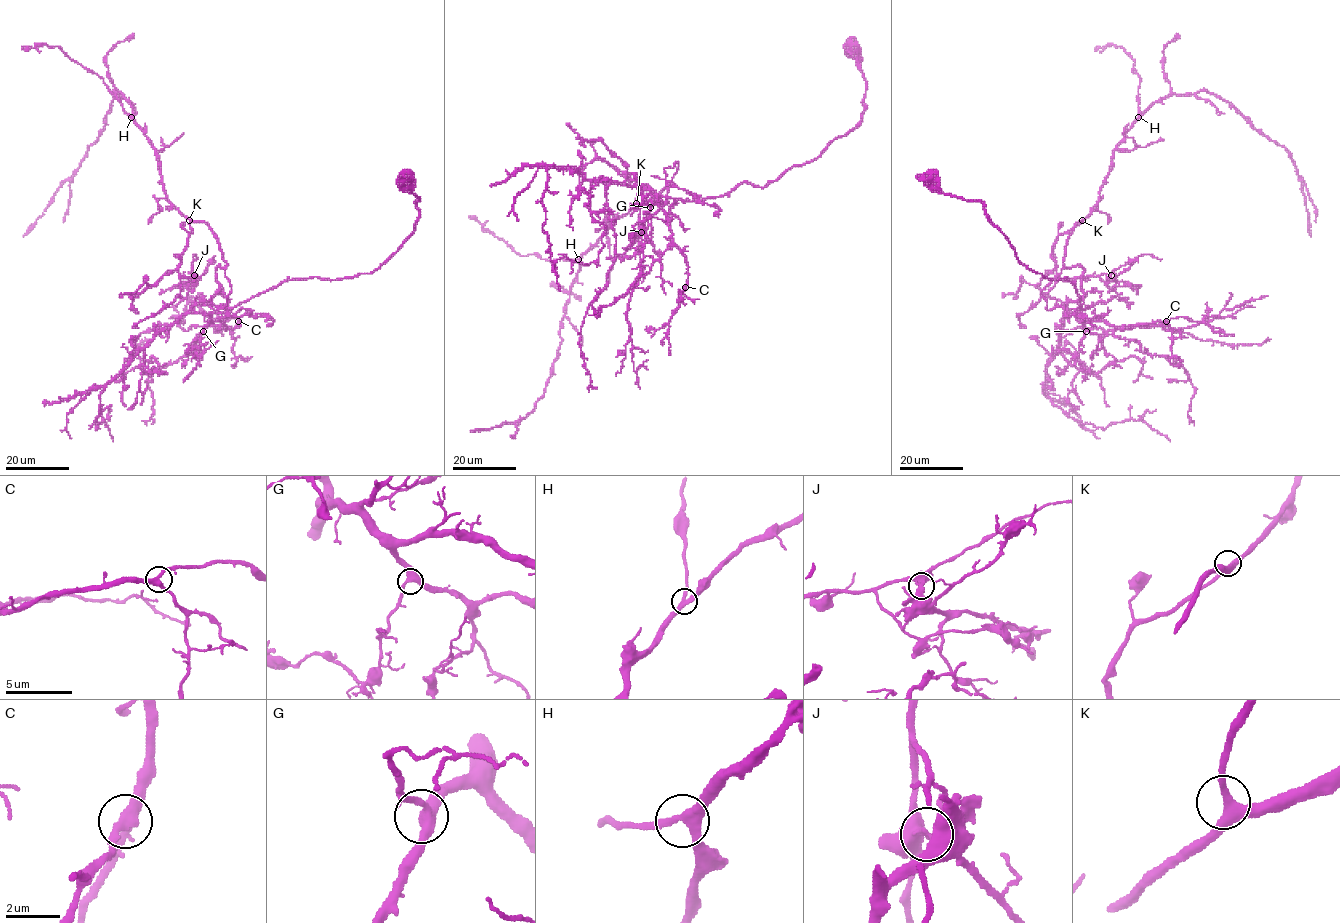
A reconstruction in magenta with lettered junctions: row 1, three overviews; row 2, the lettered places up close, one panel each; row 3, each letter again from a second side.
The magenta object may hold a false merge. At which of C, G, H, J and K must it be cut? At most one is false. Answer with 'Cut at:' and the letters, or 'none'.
Cut at: J

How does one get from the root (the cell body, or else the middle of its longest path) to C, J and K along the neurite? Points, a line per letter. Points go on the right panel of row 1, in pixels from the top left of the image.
C: (930, 177), (943, 193), (980, 201), (1028, 268), (1070, 281), (1079, 319), (1120, 328), (1166, 321)
J: (930, 177), (1070, 281), (1069, 313), (1082, 221), (1061, 234), (1060, 278), (1110, 275)
K: (930, 177), (980, 201), (1028, 268), (1070, 281), (1080, 305), (1069, 313), (1084, 270), (1063, 260), (1082, 220)

